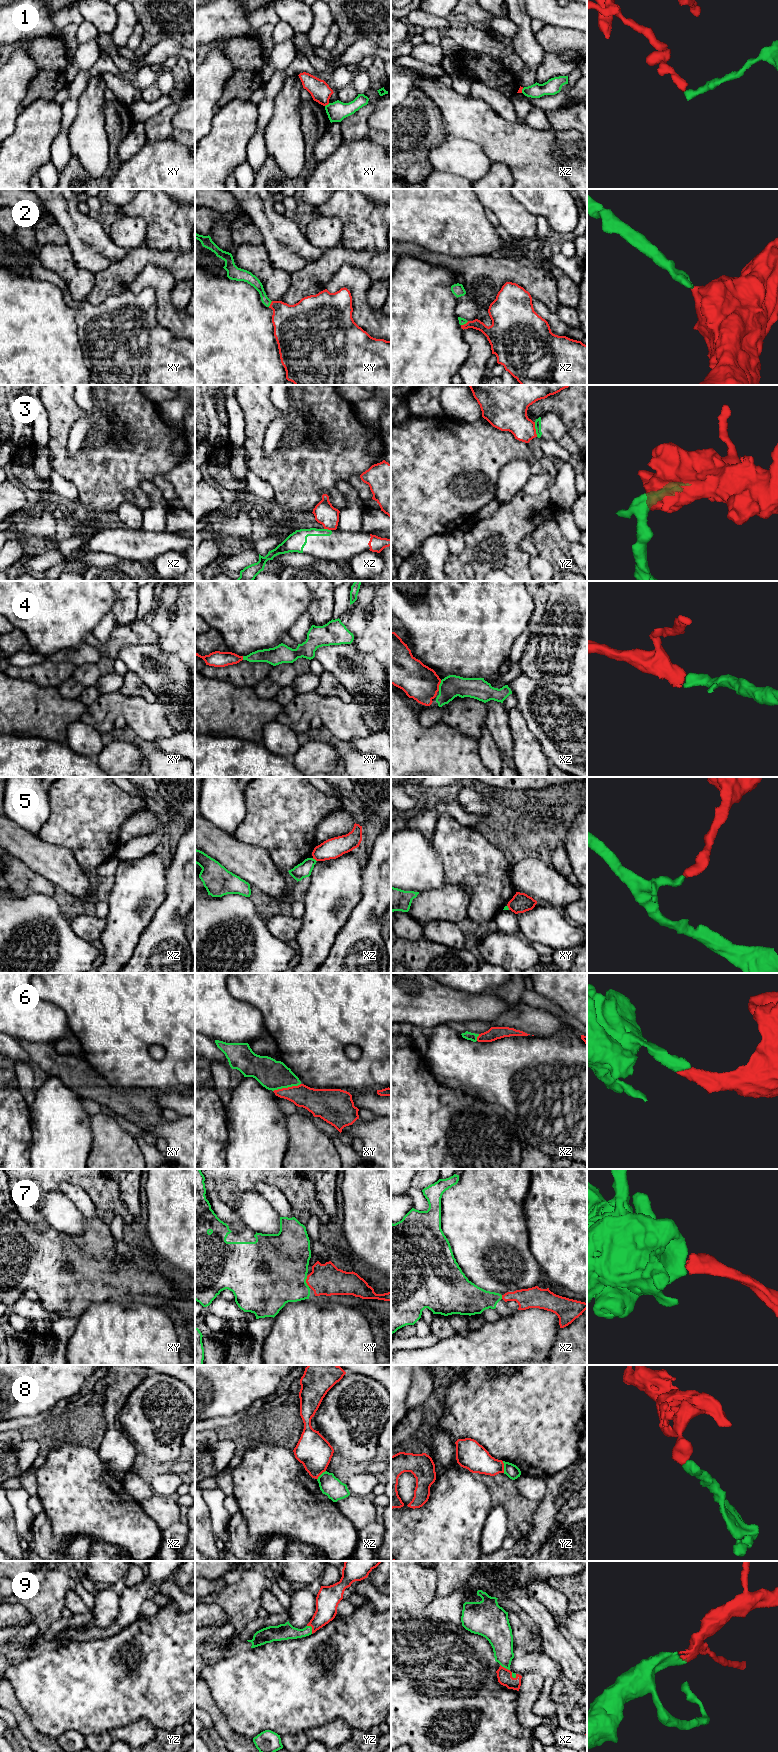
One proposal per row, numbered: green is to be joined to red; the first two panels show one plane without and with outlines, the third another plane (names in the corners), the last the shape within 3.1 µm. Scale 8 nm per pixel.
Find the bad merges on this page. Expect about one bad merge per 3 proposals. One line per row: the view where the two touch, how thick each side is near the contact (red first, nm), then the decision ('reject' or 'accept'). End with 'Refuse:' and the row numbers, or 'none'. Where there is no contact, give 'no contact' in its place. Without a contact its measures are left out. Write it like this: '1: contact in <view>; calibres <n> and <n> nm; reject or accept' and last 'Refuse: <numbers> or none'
1: contact in xy; calibres 160 and 160 nm; reject
2: contact in xy; calibres 320 and 80 nm; accept
3: contact in yz; calibres 280 and 50 nm; accept
4: contact in xz; calibres 280 and 180 nm; accept
5: contact in xz; calibres 160 and 120 nm; reject
6: contact in xy; calibres 190 and 240 nm; accept
7: contact in xy; calibres 260 and 480 nm; accept
8: contact in yz; calibres 220 and 110 nm; reject
9: contact in yz; calibres 180 and 130 nm; accept
Refuse: 1, 5, 8

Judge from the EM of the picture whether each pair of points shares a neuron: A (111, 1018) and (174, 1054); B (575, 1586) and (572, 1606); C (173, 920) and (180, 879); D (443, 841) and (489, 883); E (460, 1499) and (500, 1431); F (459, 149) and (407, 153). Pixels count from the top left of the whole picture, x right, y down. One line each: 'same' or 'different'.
A: same
B: same
C: same
D: same
E: different
F: different

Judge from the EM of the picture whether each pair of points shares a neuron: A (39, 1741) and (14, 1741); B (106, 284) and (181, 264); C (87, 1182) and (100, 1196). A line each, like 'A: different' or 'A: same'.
A: different
B: same
C: same

